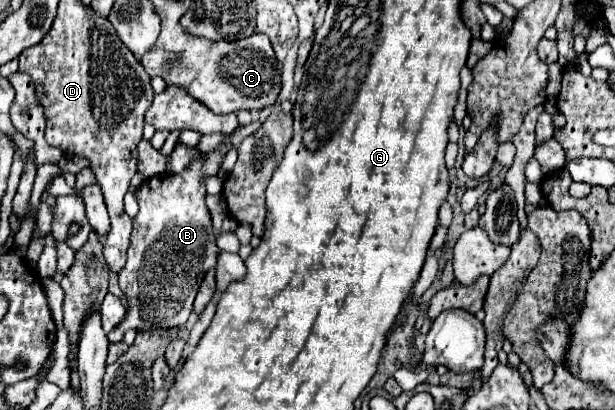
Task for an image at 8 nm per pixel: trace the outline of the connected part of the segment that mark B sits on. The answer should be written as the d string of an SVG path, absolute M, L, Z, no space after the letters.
M225 142L219 150L209 152L203 162L193 162L185 172L147 178L139 188L139 214L133 218L127 264L119 272L119 286L127 296L129 310L121 324L107 334L111 344L121 342L129 328L175 328L187 322L203 276L215 268L219 254L211 216L205 206L203 178L217 174L223 154L229 148L229 142Z

